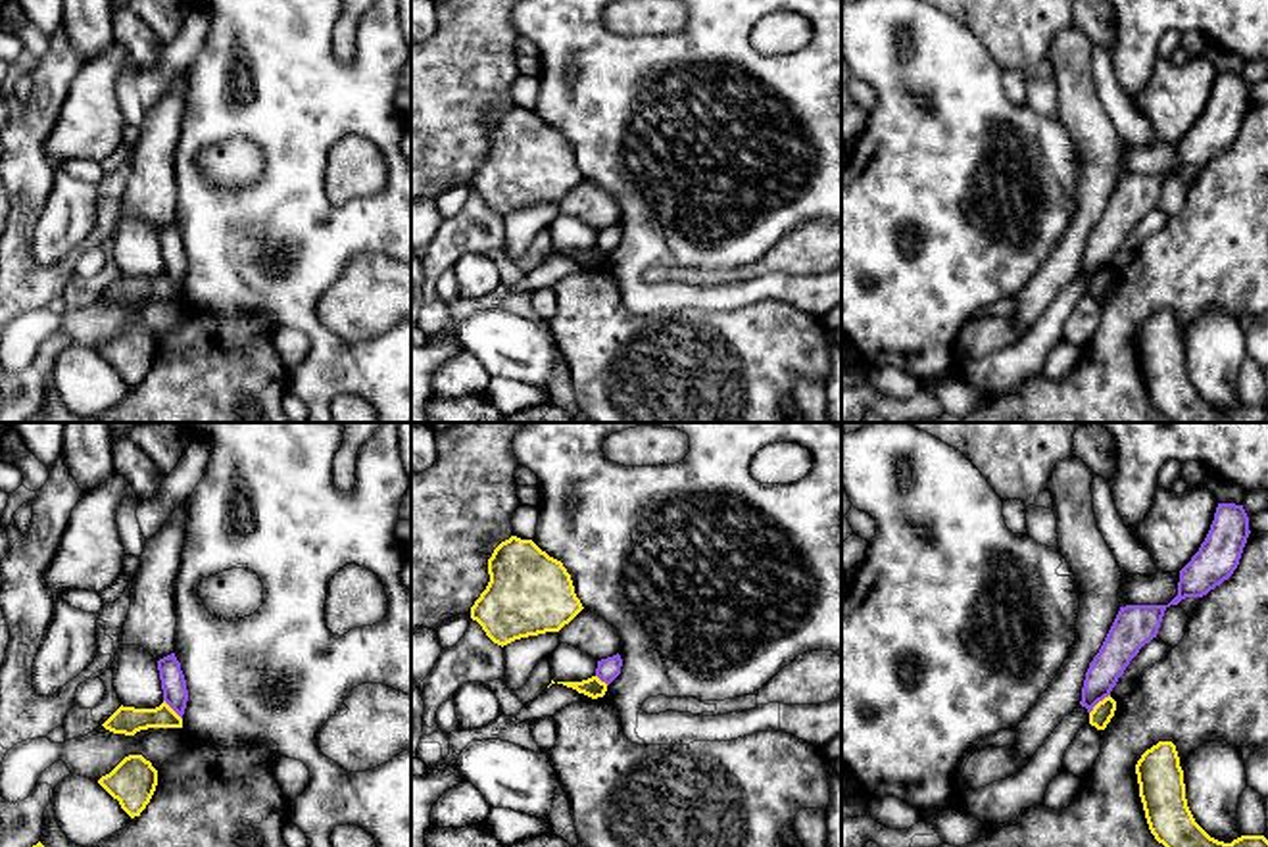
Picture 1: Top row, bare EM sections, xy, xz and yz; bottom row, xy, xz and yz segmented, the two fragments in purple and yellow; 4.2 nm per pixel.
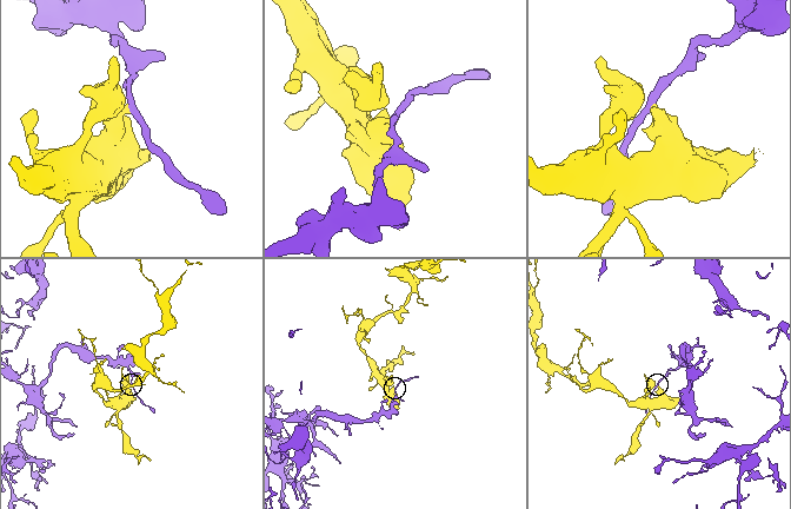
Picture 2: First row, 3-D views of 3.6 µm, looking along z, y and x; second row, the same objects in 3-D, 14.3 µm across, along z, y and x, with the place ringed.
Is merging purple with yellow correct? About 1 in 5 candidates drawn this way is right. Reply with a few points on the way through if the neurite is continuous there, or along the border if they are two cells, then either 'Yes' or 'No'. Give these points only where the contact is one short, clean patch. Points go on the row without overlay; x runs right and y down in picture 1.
Boundary: yz (1109, 264), (1090, 283). No

